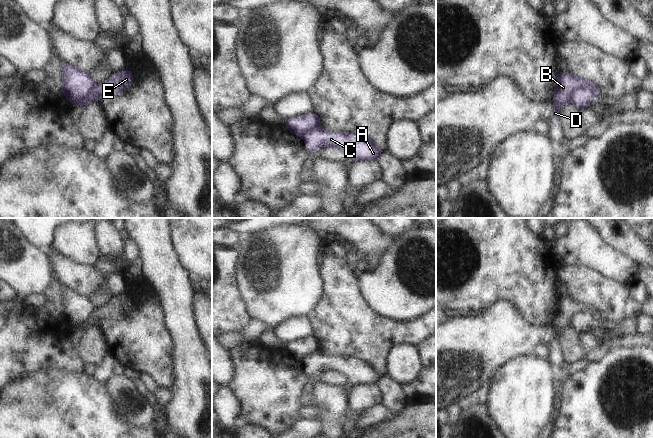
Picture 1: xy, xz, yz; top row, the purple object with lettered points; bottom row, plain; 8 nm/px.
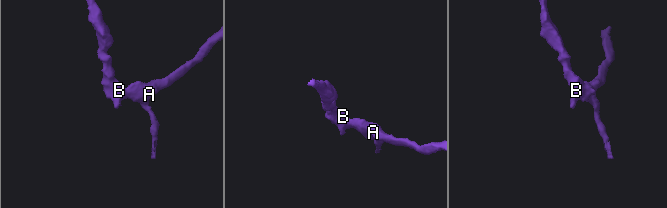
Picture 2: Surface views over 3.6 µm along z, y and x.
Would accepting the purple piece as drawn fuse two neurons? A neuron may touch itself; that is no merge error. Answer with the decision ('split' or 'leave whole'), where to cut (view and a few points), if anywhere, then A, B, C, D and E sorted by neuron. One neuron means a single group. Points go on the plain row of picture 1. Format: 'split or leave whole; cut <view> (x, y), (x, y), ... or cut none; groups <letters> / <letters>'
split; cut yz (594, 314), (589, 311), (581, 312), (573, 318), (570, 324); groups A C E / B D

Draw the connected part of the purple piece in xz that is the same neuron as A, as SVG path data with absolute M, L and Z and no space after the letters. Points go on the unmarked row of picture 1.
M316 352L304 360L305 371L312 377L324 370L341 372L352 386L361 384L377 384L384 377L367 361L344 357L328 356L322 352Z

